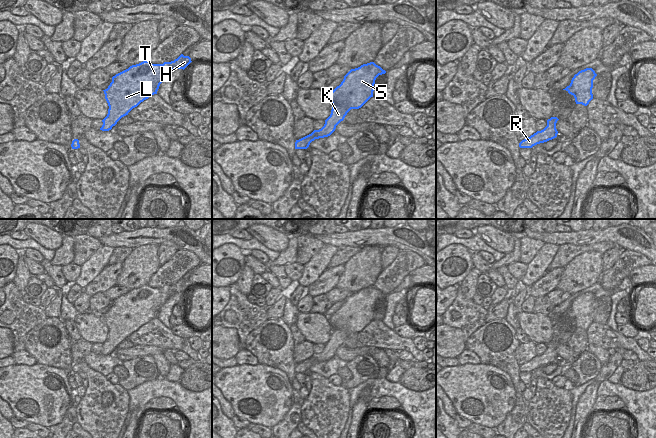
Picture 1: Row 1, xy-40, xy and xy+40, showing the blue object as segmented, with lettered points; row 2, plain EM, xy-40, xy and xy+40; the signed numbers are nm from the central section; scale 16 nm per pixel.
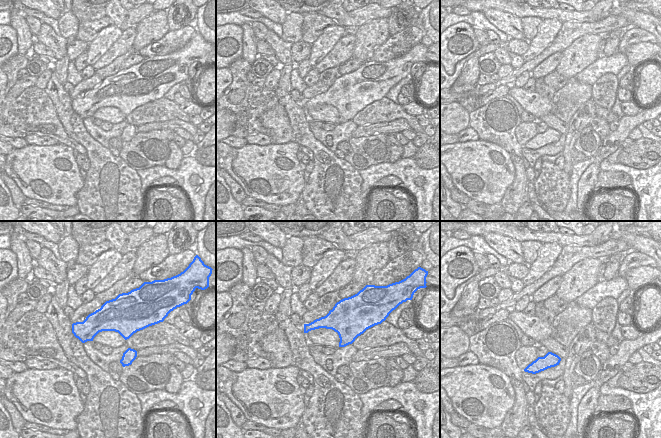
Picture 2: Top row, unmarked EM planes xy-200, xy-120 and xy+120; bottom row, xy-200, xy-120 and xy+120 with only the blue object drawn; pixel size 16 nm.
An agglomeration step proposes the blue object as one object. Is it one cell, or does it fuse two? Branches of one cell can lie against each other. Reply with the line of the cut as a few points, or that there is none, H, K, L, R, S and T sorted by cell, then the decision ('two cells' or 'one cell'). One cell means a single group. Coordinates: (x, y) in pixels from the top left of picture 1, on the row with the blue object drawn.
cut none; groups H K L R S T; one cell

